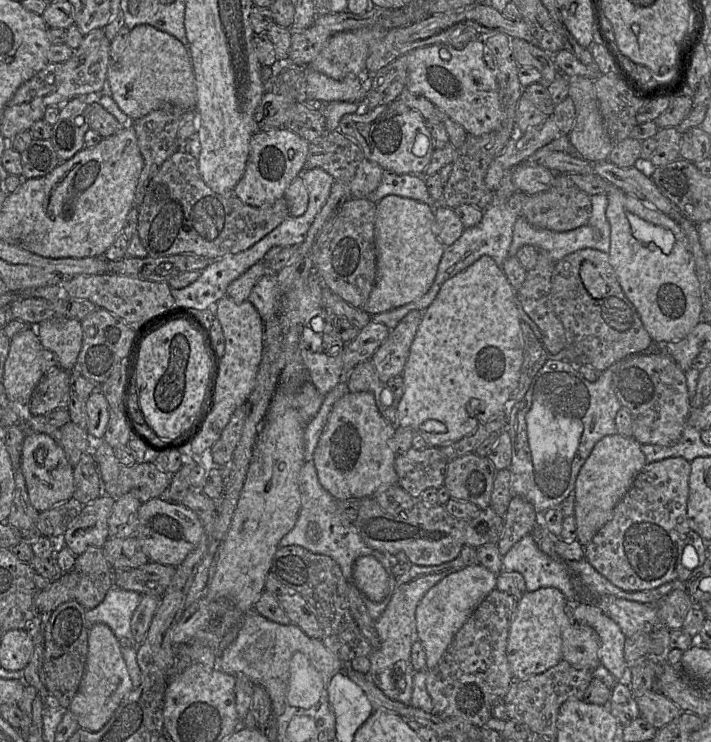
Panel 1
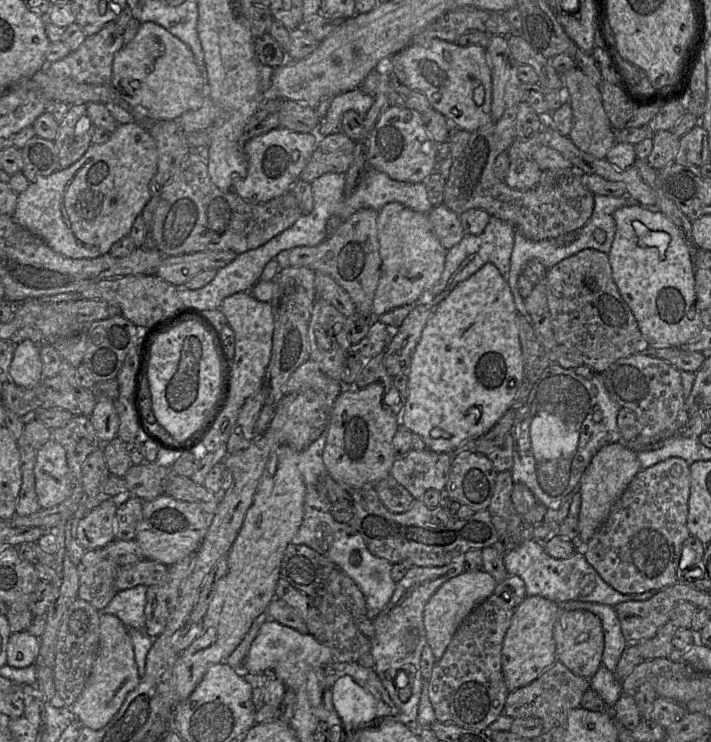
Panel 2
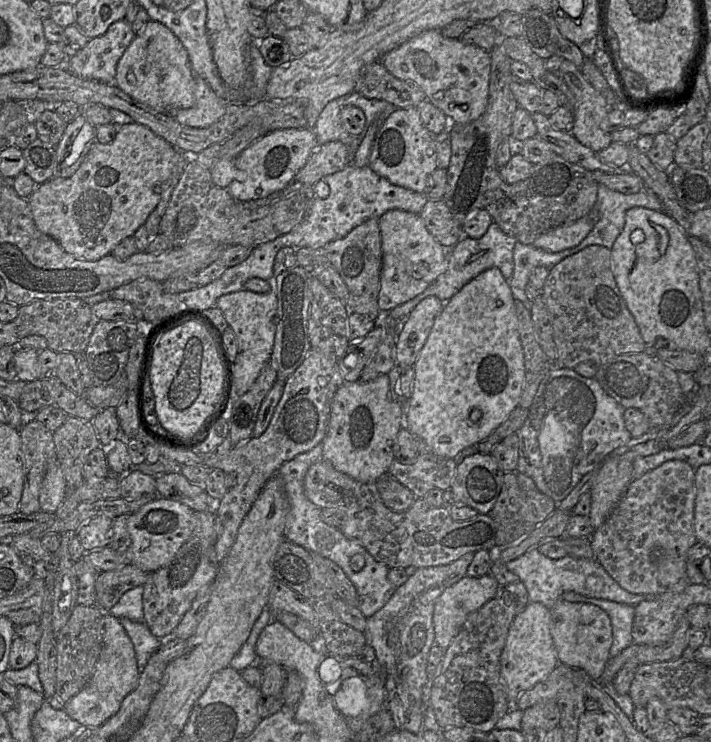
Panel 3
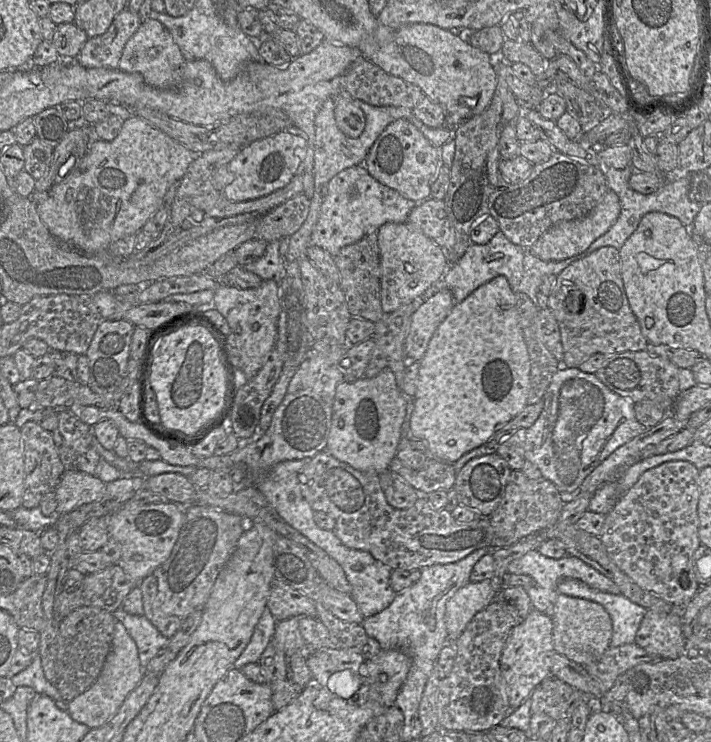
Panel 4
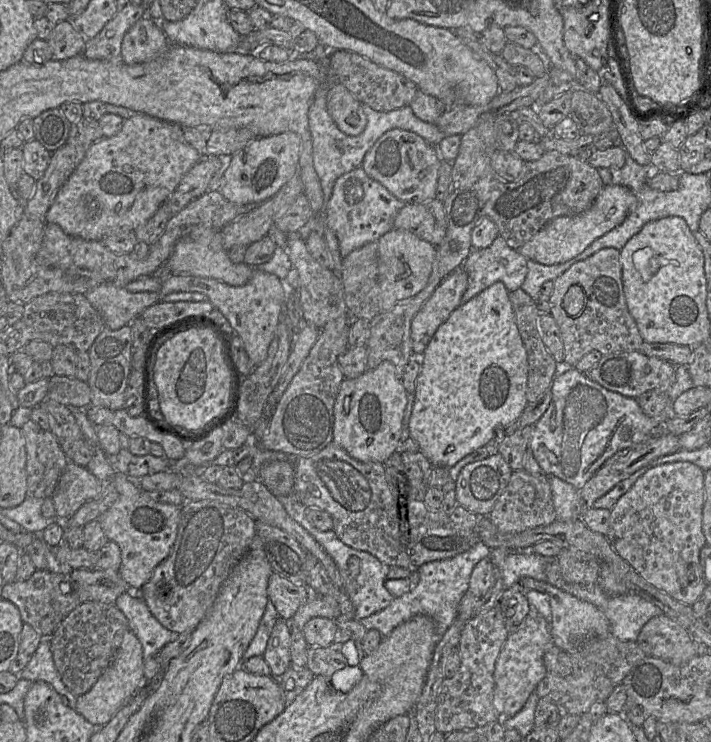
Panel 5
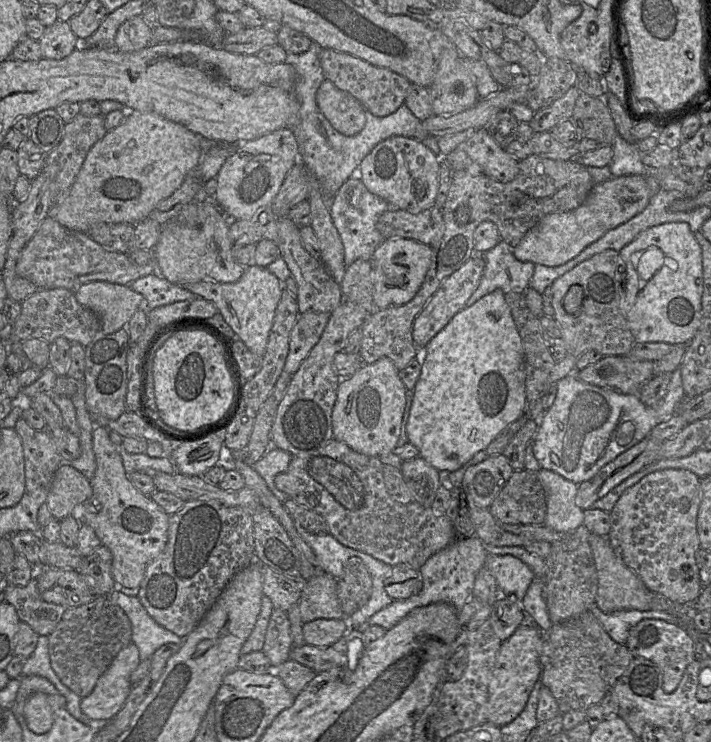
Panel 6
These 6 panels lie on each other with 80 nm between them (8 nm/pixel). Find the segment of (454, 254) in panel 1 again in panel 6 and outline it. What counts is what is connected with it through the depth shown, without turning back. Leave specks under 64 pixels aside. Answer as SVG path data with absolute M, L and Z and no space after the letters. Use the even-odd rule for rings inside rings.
M503 240L485 252L483 257L483 275L478 288L466 301L465 307L473 305L496 289L501 289L504 293L522 293L529 285L536 264L518 260L513 254L513 248Z

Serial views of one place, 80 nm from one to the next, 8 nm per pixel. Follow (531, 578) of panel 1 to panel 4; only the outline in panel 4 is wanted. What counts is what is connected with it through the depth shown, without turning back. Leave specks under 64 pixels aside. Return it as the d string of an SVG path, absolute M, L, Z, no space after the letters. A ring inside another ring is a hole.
M537 549L531 550L521 558L512 561L507 568L507 572L510 574L529 575L534 580L534 586L527 589L532 609L536 609L550 617L553 616L554 604L559 594L558 583L564 579L580 580L590 588L601 592L620 594L620 589L611 579L583 562L580 558L570 554L566 554L559 559L553 559L542 555Z

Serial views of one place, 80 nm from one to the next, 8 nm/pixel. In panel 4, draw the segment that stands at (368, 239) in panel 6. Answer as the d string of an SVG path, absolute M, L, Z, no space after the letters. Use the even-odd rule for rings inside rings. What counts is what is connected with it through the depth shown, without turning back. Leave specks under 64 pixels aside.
M364 165L346 168L327 184L327 194L311 234L310 245L319 246L334 257L341 248L377 232L385 223L405 223L416 204L380 183L371 176Z

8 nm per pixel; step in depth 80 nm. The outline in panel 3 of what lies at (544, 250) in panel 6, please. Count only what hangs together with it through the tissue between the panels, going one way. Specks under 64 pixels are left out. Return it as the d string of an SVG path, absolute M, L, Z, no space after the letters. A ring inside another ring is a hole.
M593 211L580 220L568 225L558 227L537 238L533 246L549 252L560 252L579 245L592 231L597 221Z

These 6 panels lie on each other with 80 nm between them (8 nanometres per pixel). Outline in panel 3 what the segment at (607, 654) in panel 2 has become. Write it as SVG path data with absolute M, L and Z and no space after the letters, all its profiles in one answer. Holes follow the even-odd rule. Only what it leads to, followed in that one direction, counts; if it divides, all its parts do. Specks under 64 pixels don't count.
M565 592L562 595L562 599L574 603L593 604L608 614L612 625L612 645L609 651L610 658L617 656L633 643L632 626L635 616L634 606L604 599L588 598L575 592Z

